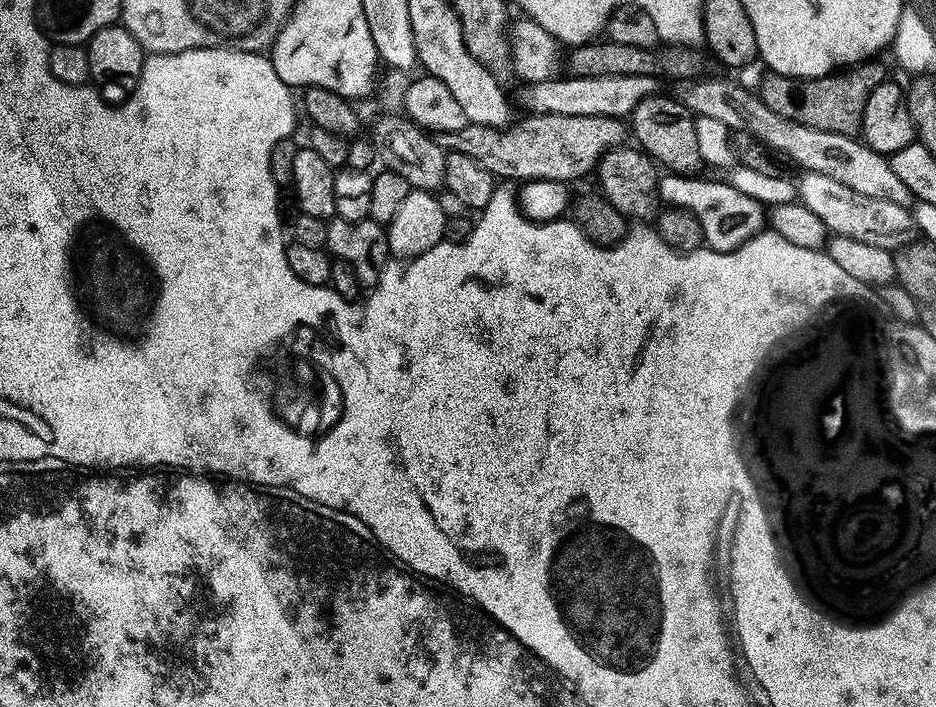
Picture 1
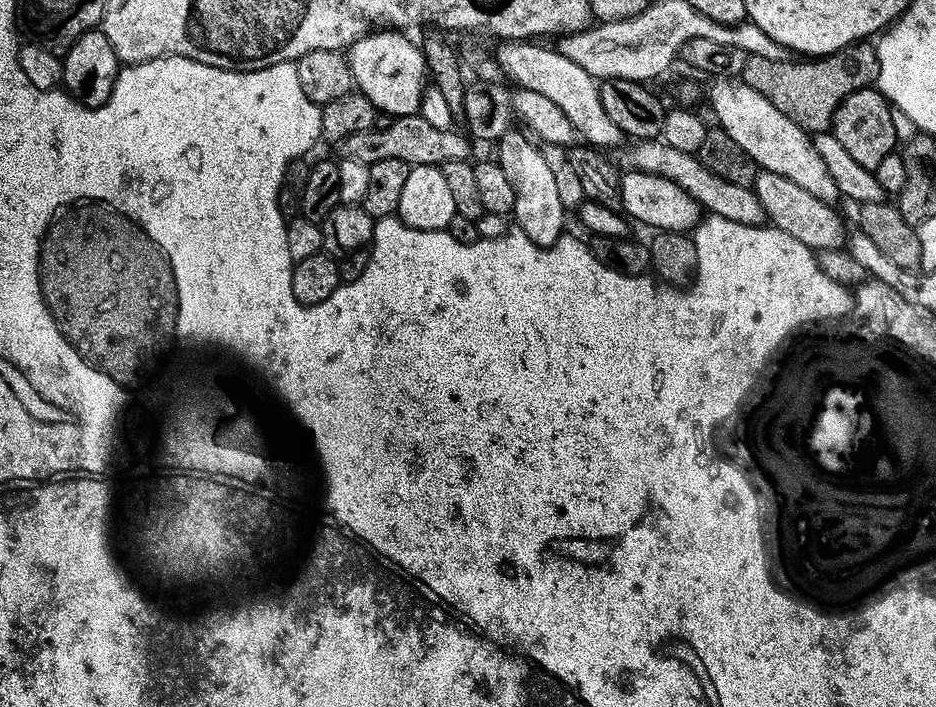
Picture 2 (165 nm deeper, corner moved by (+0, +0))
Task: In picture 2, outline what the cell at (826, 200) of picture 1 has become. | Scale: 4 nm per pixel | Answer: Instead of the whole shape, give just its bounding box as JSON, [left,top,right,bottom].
[706,78,838,202]

